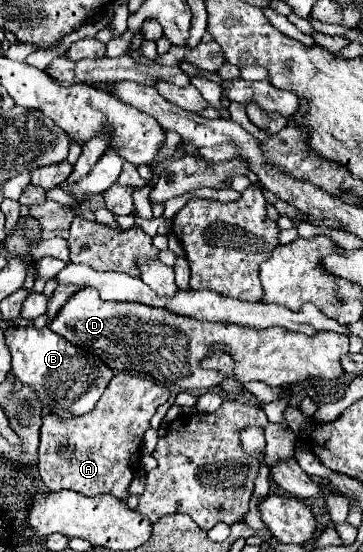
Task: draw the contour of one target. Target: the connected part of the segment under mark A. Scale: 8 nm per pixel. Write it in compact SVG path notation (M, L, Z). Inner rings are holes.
M117 374L107 384L97 406L85 416L61 418L47 414L41 426L39 444L39 474L49 492L63 488L75 490L83 496L111 494L127 502L129 484L139 468L143 434L155 410L169 400L169 390L145 378Z

